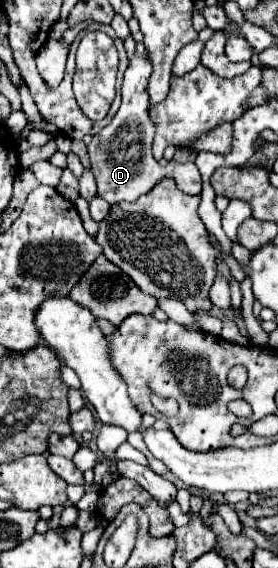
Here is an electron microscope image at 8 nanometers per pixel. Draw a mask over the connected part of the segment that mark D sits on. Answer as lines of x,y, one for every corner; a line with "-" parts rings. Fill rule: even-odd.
134,53
134,57
130,57
128,69
126,69
124,81
122,81
122,105
120,105
116,117
110,121
110,125
104,127
104,131
100,131
98,135
94,135
94,139
92,139
94,145
88,145
90,169
98,183
98,195
102,199
106,199
108,203
136,201
140,195
148,193
148,189
152,189
152,185
156,181
160,181
160,177
166,177
166,175
174,177
176,185
184,193
190,193
190,195
202,193
202,179
200,179
200,173
194,163
192,165
182,163
182,165
178,165
178,173
170,173
170,167
160,167
158,161
152,157
154,125
148,117
148,91
146,91
150,71
152,71
152,65
150,65
148,55
140,57
138,53
-
138,147
142,149
142,155
136,161
138,155
134,155
134,153
-
190,181
192,181
192,189
190,189

